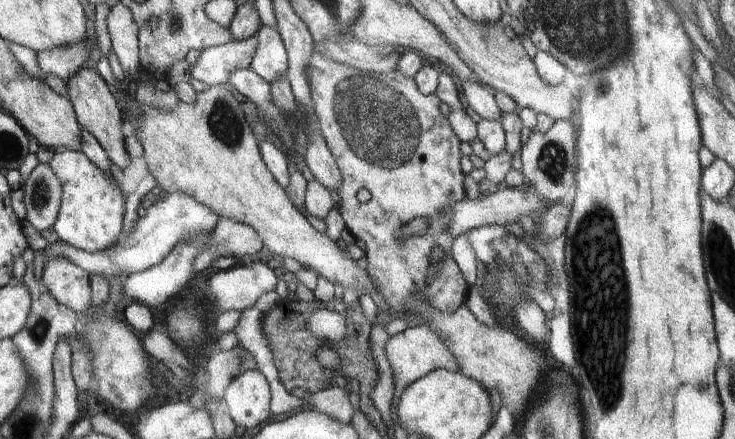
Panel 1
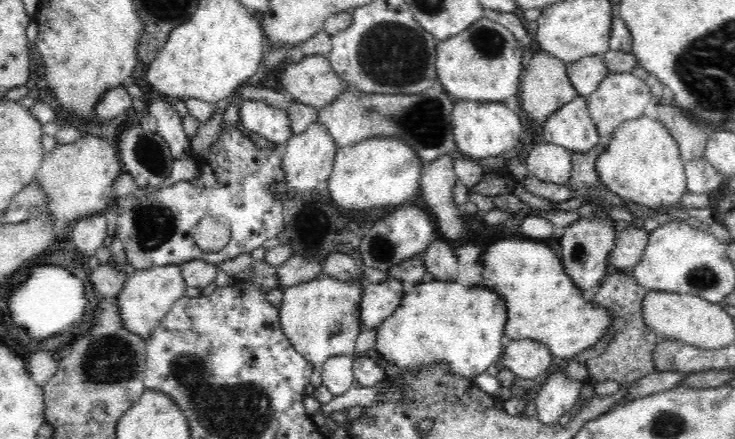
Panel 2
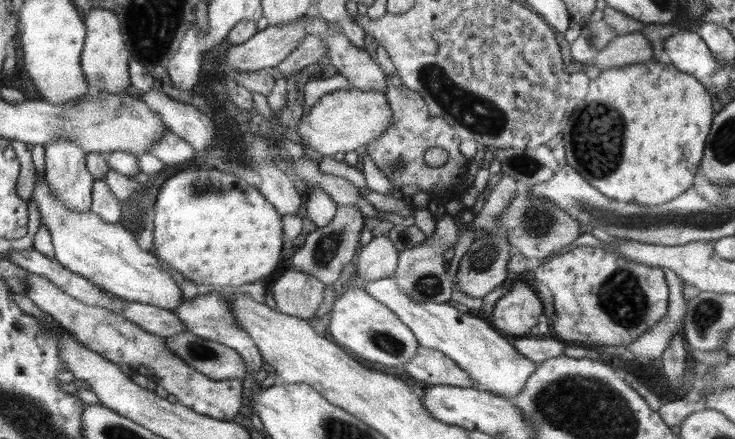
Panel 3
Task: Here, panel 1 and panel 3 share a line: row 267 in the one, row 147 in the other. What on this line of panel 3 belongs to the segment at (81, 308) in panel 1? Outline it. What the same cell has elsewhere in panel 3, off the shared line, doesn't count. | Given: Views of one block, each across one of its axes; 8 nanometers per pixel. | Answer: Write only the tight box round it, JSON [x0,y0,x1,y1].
[44,140,93,213]

